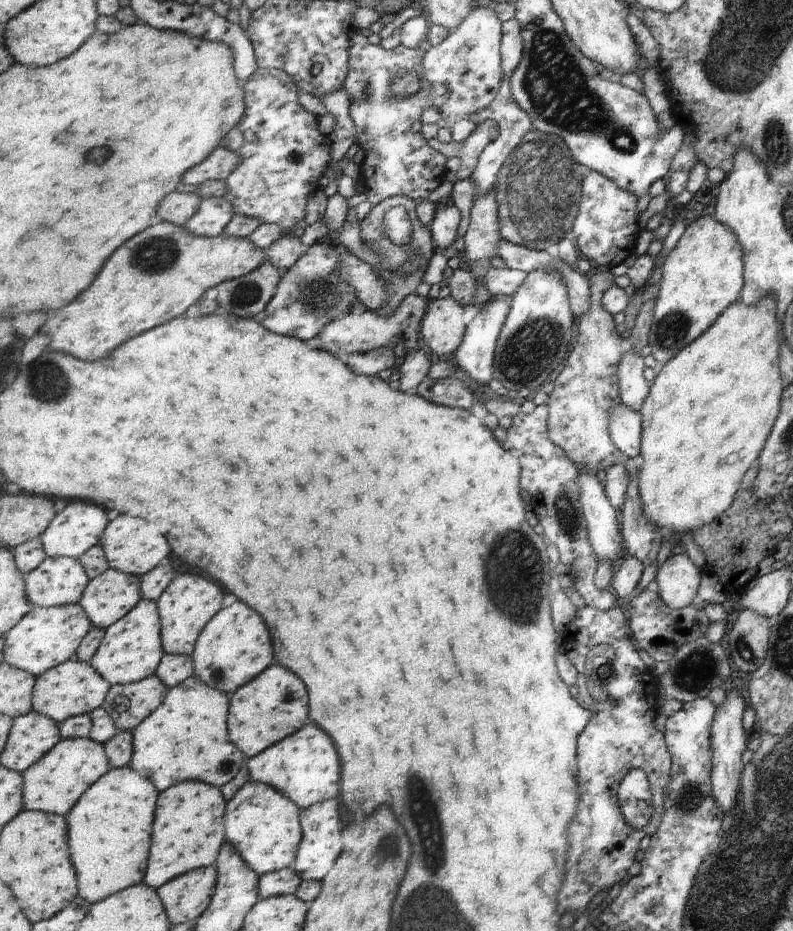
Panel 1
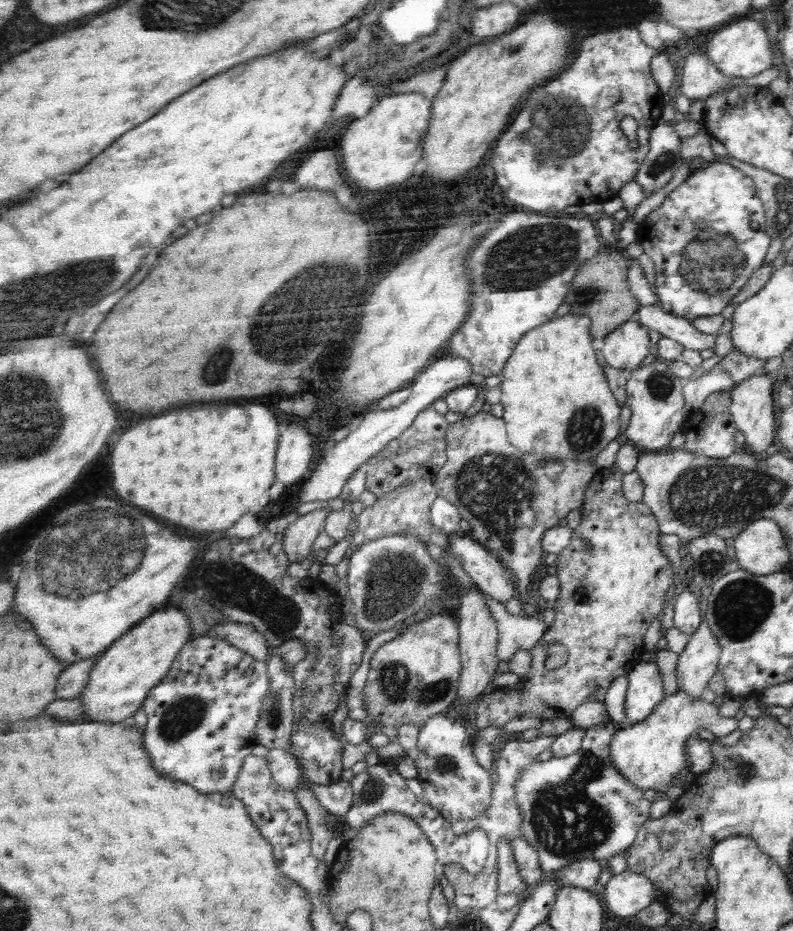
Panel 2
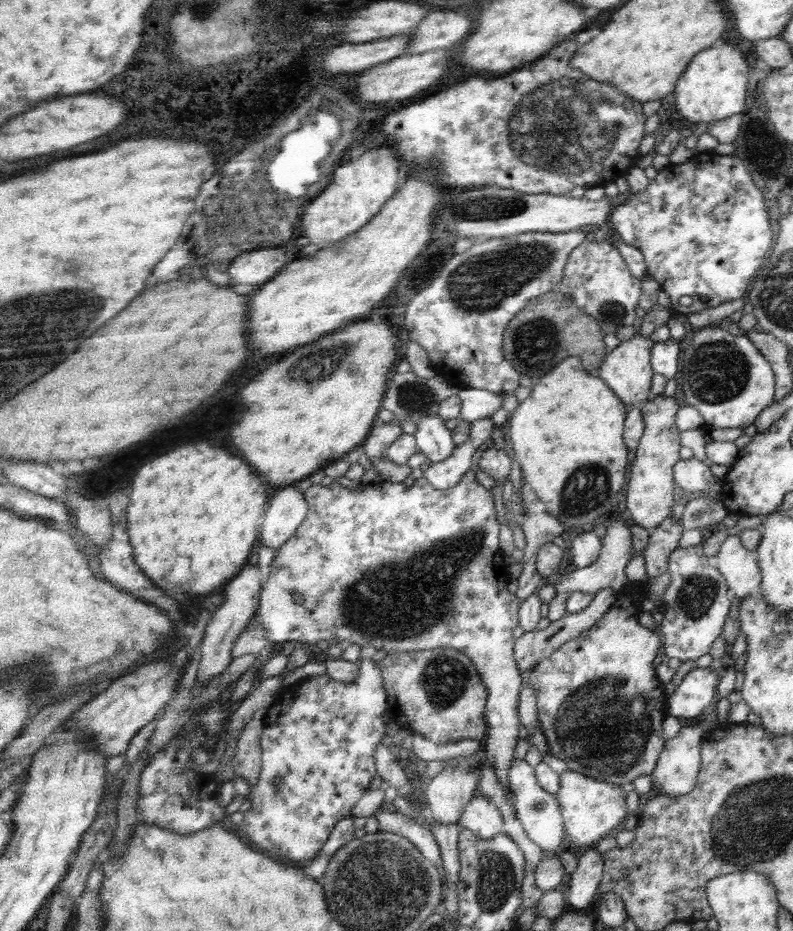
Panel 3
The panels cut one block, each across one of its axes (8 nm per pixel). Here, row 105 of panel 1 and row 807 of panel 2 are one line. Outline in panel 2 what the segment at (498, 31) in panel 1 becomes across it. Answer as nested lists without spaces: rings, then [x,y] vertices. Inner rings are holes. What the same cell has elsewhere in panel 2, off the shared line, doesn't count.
[[[448,713],[437,714],[428,720],[428,725],[421,729],[419,740],[419,754],[414,758],[419,768],[419,779],[424,796],[432,807],[453,820],[474,820],[490,810],[494,804],[494,777],[491,770],[486,769],[476,757],[475,747],[472,747],[470,734],[466,730],[464,721],[458,716],[450,717]]]

